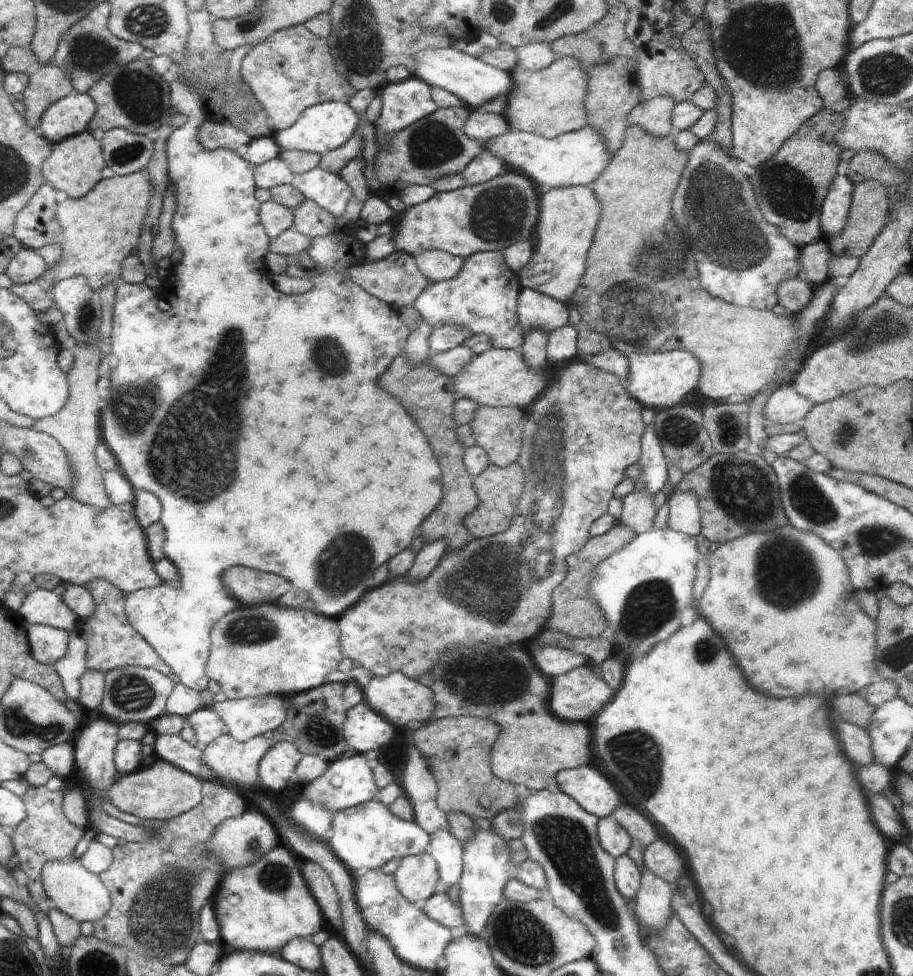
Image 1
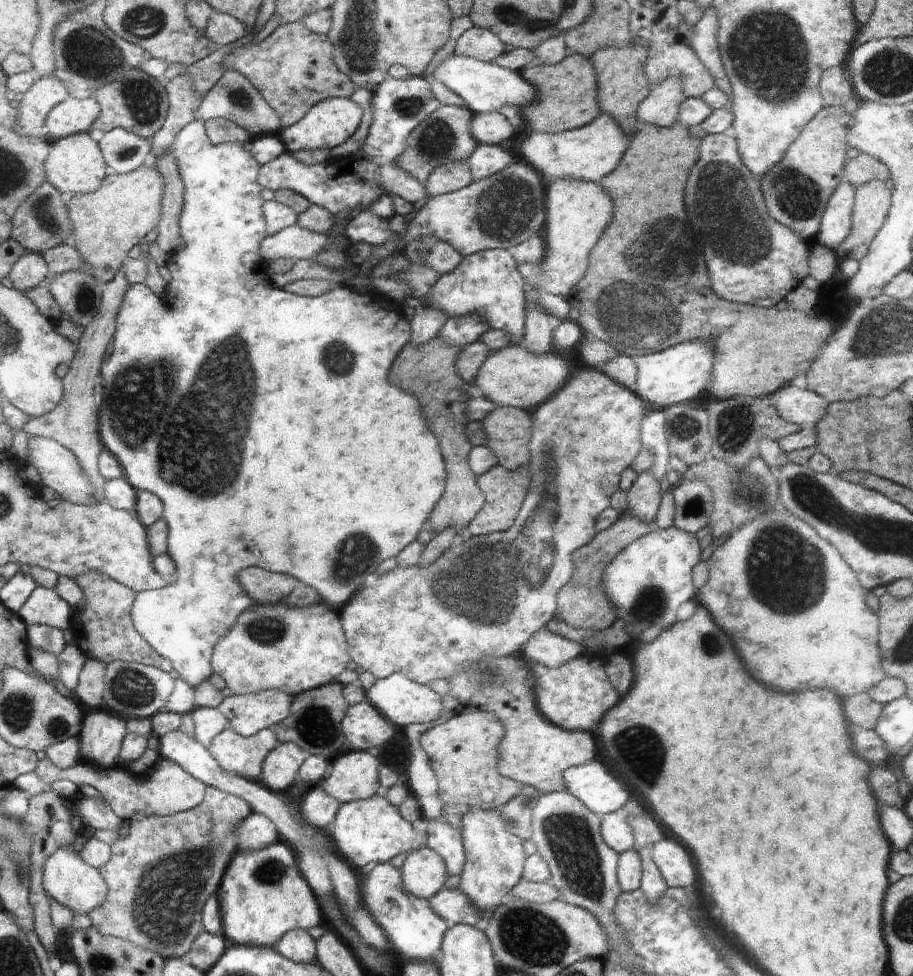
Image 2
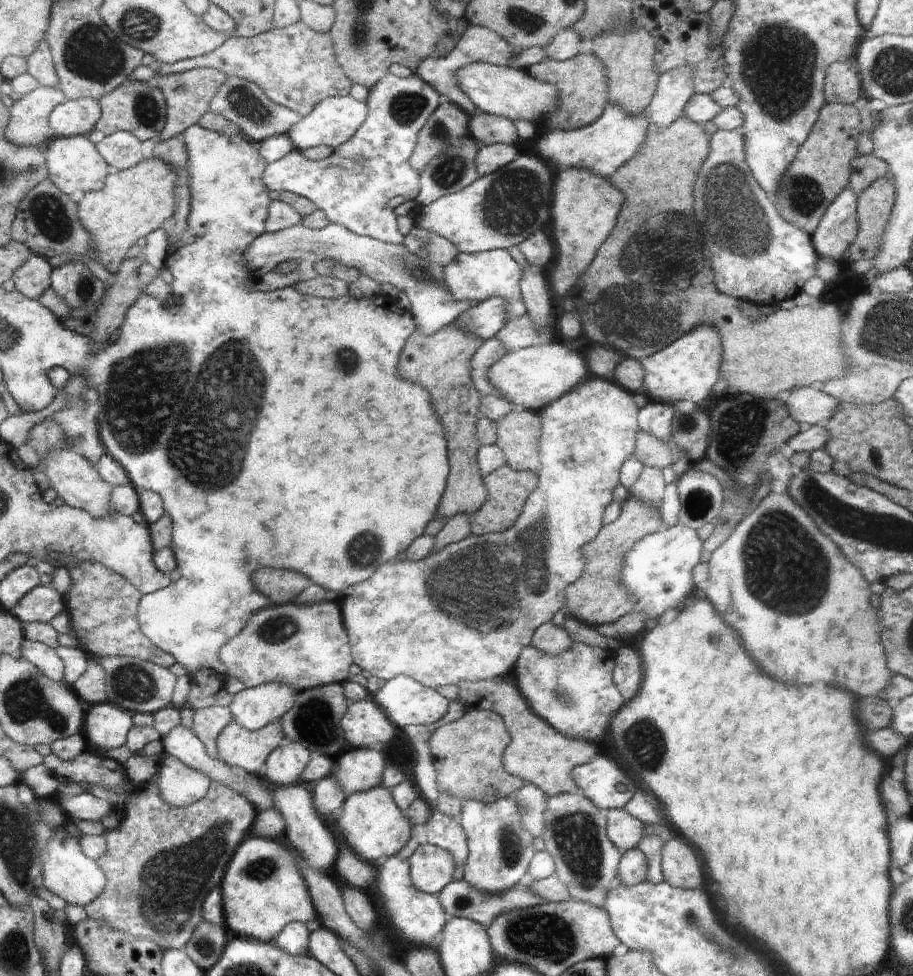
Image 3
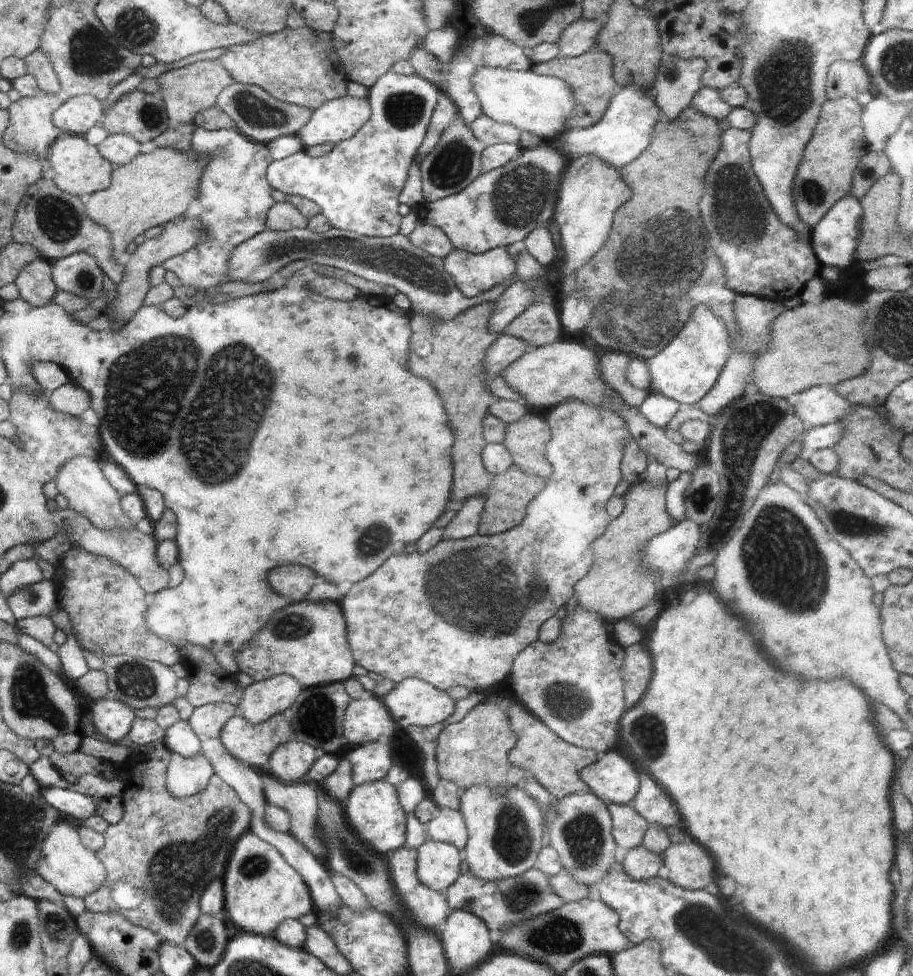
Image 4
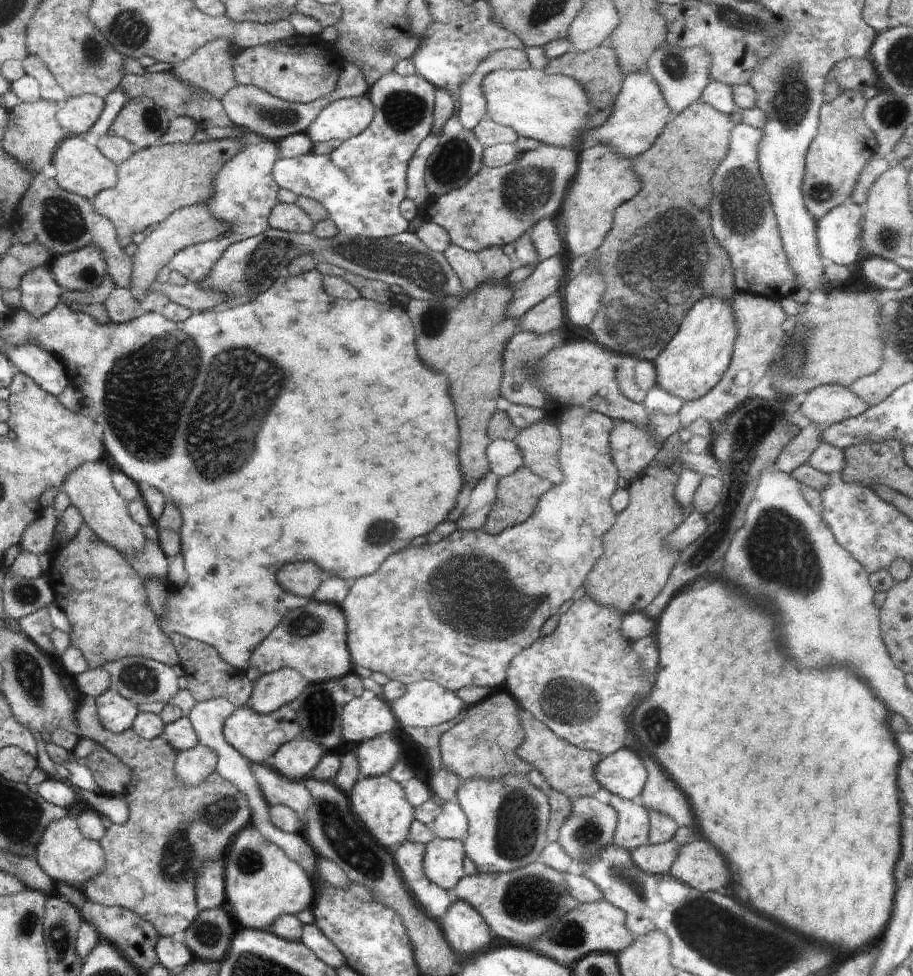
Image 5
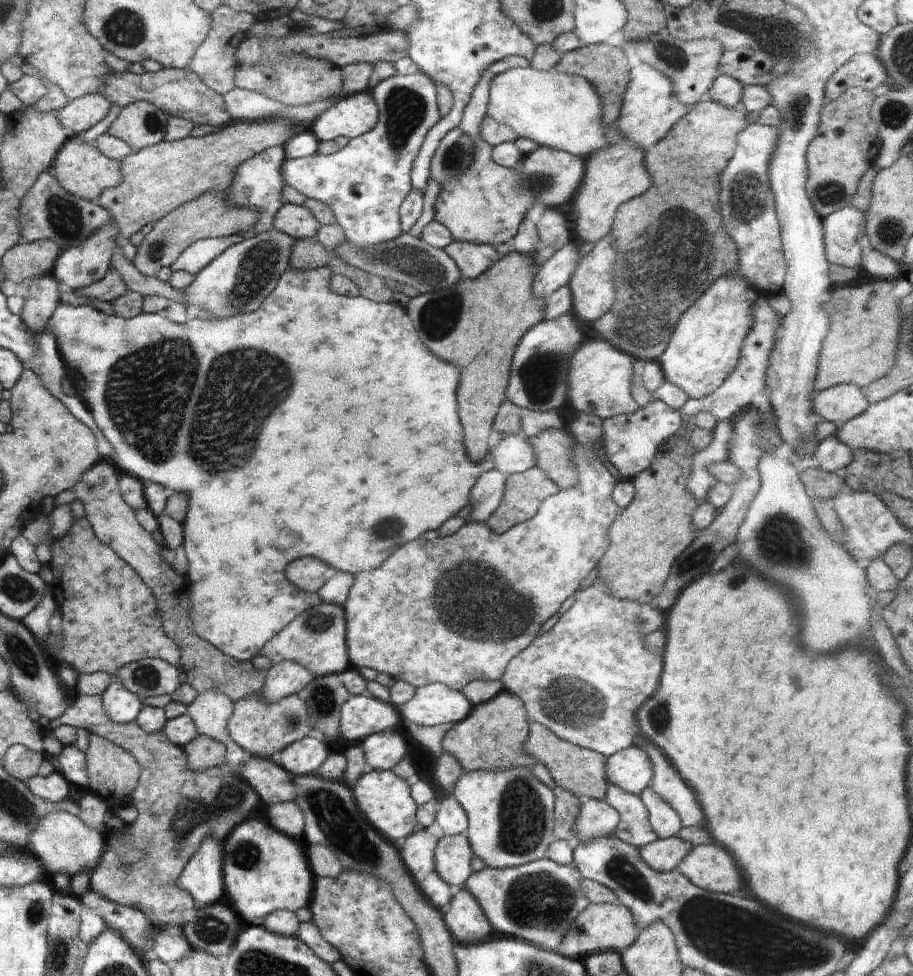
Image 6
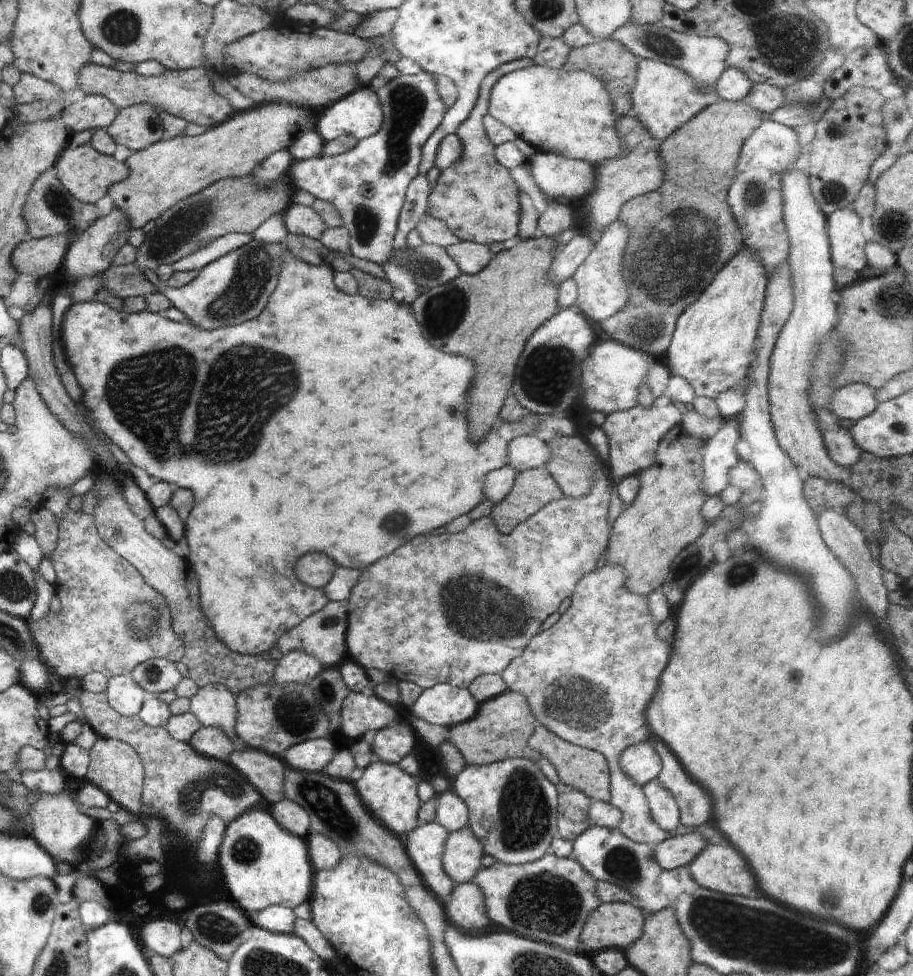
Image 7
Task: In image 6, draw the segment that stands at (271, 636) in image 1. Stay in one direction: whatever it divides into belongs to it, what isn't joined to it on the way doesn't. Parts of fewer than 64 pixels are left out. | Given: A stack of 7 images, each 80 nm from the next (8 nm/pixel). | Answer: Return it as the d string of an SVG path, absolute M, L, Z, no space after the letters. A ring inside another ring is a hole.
M322 603L302 612L288 623L276 636L273 636L258 655L270 658L272 665L282 661L294 661L311 670L316 677L327 674L340 674L348 662L346 650L346 620L342 606L332 603Z

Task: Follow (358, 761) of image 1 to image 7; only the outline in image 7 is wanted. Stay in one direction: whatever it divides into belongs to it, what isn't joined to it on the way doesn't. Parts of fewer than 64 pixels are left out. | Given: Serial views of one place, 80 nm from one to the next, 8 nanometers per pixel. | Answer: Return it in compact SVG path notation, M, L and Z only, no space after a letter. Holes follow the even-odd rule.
M397 720L393 726L380 729L369 736L374 759L392 764L398 764L416 749L417 739L416 732L404 720Z

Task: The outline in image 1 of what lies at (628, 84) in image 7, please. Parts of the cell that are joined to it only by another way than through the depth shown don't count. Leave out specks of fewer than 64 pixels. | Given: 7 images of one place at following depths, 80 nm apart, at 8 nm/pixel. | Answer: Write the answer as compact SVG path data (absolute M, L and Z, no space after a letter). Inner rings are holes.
M560 57L542 70L516 69L511 72L513 89L508 95L508 114L512 130L532 130L532 106L538 106L538 124L534 124L536 135L553 139L562 132L569 133L585 127L589 122L585 109L588 74L583 71L581 62L572 57ZM526 126L526 128L524 128Z

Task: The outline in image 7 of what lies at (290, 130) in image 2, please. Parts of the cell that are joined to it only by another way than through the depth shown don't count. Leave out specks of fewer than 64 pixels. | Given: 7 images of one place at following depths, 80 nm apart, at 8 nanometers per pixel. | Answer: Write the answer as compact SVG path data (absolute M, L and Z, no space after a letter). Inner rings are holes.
M360 86L348 96L327 106L326 113L317 121L316 131L325 141L331 141L342 135L365 139L376 134L383 125L383 110L377 92L370 86Z

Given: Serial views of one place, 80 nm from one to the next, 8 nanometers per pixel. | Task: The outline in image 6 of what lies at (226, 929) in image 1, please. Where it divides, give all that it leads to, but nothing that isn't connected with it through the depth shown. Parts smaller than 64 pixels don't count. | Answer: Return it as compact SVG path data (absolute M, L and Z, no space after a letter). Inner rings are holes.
M251 818L241 822L232 829L230 836L224 842L224 870L223 886L224 891L230 898L236 913L248 925L260 925L263 918L275 910L290 910L293 913L310 905L314 889L314 872L311 870L308 856L305 851L305 843L300 840L288 838L284 833L278 832L268 822L262 819Z

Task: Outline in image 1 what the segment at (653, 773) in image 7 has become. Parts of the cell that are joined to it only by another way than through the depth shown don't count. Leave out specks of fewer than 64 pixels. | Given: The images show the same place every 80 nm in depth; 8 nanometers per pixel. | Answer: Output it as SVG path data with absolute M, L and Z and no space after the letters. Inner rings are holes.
M591 764L560 771L554 780L557 788L599 819L610 816L623 804L614 785Z

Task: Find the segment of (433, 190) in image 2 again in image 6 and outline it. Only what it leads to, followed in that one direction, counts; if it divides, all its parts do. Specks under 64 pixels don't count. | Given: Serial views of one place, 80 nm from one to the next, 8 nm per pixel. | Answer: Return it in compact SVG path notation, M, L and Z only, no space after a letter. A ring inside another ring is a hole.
M459 126L440 141L431 160L431 177L442 186L446 181L464 174L474 158L475 142Z

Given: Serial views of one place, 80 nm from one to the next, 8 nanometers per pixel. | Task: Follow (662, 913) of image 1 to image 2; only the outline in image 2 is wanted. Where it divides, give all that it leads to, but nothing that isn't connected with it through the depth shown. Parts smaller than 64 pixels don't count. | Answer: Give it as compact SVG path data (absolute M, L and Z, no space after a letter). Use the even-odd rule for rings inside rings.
M650 843L639 848L641 867L643 870L640 888L647 896L651 905L653 905L653 902L658 900L668 888L658 865L653 861L653 846L654 845Z

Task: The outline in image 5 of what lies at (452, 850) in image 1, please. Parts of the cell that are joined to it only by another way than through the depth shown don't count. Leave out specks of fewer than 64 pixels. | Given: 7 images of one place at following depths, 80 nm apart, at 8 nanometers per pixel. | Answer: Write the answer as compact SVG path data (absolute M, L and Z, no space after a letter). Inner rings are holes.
M456 798L441 805L441 811L434 819L436 837L441 839L464 840L467 834L468 821Z

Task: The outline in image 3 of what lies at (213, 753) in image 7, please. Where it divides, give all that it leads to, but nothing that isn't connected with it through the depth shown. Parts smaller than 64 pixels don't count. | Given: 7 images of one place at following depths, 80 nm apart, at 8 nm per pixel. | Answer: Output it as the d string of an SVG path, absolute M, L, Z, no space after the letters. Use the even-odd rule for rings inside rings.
M163 754L159 766L157 787L161 797L170 806L190 806L206 796L211 783L208 775L187 767L168 754Z

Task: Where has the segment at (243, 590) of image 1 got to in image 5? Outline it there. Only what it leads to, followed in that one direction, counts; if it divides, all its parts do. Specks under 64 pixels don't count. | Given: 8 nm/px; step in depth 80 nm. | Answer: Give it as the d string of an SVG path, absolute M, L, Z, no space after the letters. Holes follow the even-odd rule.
M294 562L294 564L284 564L276 574L276 578L288 592L312 598L318 587L328 578L328 574L312 562Z

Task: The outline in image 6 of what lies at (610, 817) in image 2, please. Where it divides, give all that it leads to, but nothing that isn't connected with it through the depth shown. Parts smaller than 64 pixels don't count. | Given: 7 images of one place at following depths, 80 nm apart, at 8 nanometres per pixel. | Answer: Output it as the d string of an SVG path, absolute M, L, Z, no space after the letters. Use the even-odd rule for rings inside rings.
M609 783L603 799L619 814L619 823L614 835L622 842L640 848L659 838L650 824L641 795L629 793L622 790L622 787Z

